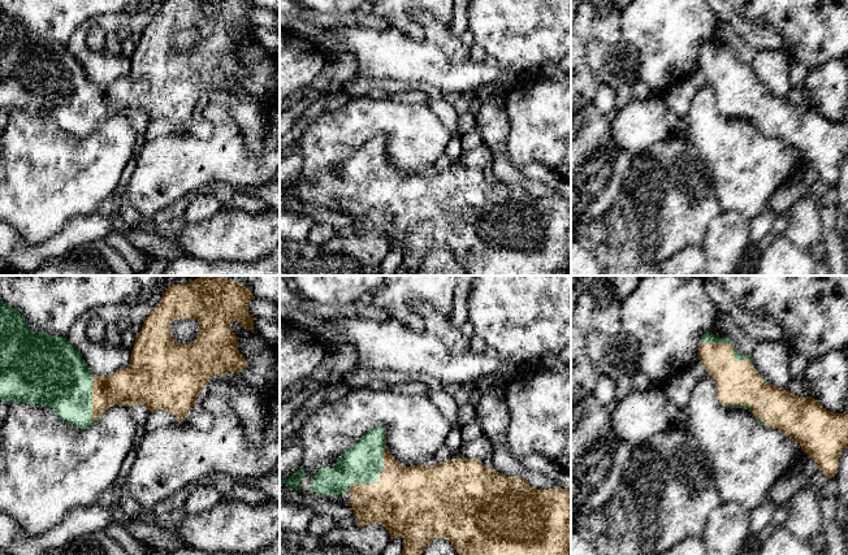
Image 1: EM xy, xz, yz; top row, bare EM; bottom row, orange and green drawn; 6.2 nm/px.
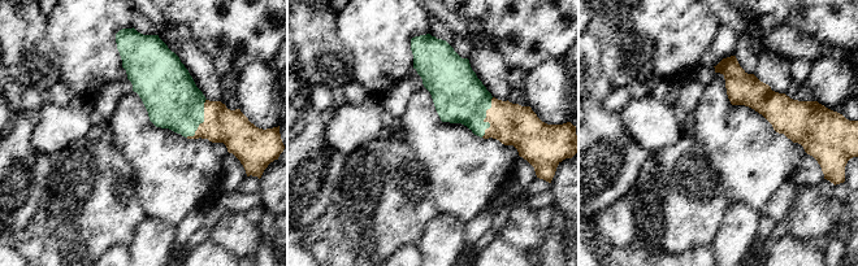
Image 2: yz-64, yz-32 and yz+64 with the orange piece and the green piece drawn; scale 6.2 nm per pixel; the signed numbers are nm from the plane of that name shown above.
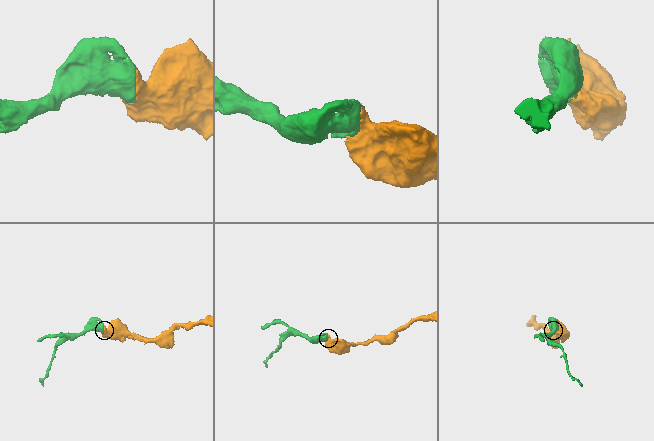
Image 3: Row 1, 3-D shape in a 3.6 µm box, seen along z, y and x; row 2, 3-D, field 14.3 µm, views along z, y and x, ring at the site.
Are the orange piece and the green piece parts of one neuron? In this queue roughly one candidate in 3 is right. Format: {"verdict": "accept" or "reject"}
{"verdict": "accept"}

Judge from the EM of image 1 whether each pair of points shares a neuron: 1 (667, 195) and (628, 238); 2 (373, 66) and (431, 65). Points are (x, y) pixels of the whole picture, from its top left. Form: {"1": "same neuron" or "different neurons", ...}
{"1": "same neuron", "2": "same neuron"}

